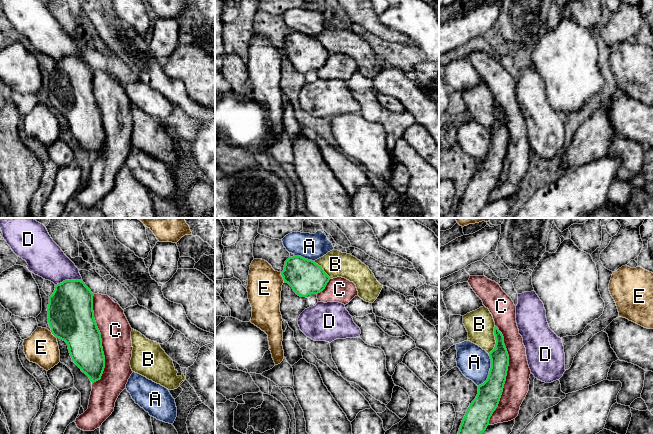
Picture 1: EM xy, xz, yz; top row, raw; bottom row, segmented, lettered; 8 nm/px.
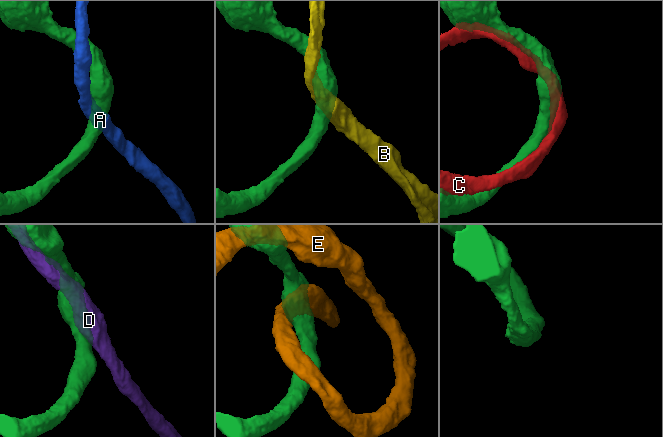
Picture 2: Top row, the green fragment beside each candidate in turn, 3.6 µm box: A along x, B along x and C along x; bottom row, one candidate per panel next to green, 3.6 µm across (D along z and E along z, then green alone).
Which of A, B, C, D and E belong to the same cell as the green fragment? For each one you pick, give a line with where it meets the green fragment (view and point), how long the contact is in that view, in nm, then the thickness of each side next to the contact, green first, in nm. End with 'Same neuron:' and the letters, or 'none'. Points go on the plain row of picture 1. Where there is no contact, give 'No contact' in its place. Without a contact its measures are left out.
C: Touches green at yz (506, 151). Shared border 800 nm. Thickness 190 nm (green) against 200 nm
Same neuron: C

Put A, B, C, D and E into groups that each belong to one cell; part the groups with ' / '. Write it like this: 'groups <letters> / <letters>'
groups A / B / C / D / E

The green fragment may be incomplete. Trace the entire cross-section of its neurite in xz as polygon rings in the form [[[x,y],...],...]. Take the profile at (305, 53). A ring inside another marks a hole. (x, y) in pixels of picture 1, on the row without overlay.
[[[301,32],[289,33],[281,51],[298,72],[316,70],[318,78],[346,81],[358,71],[353,58],[342,53],[331,55],[321,42]]]

